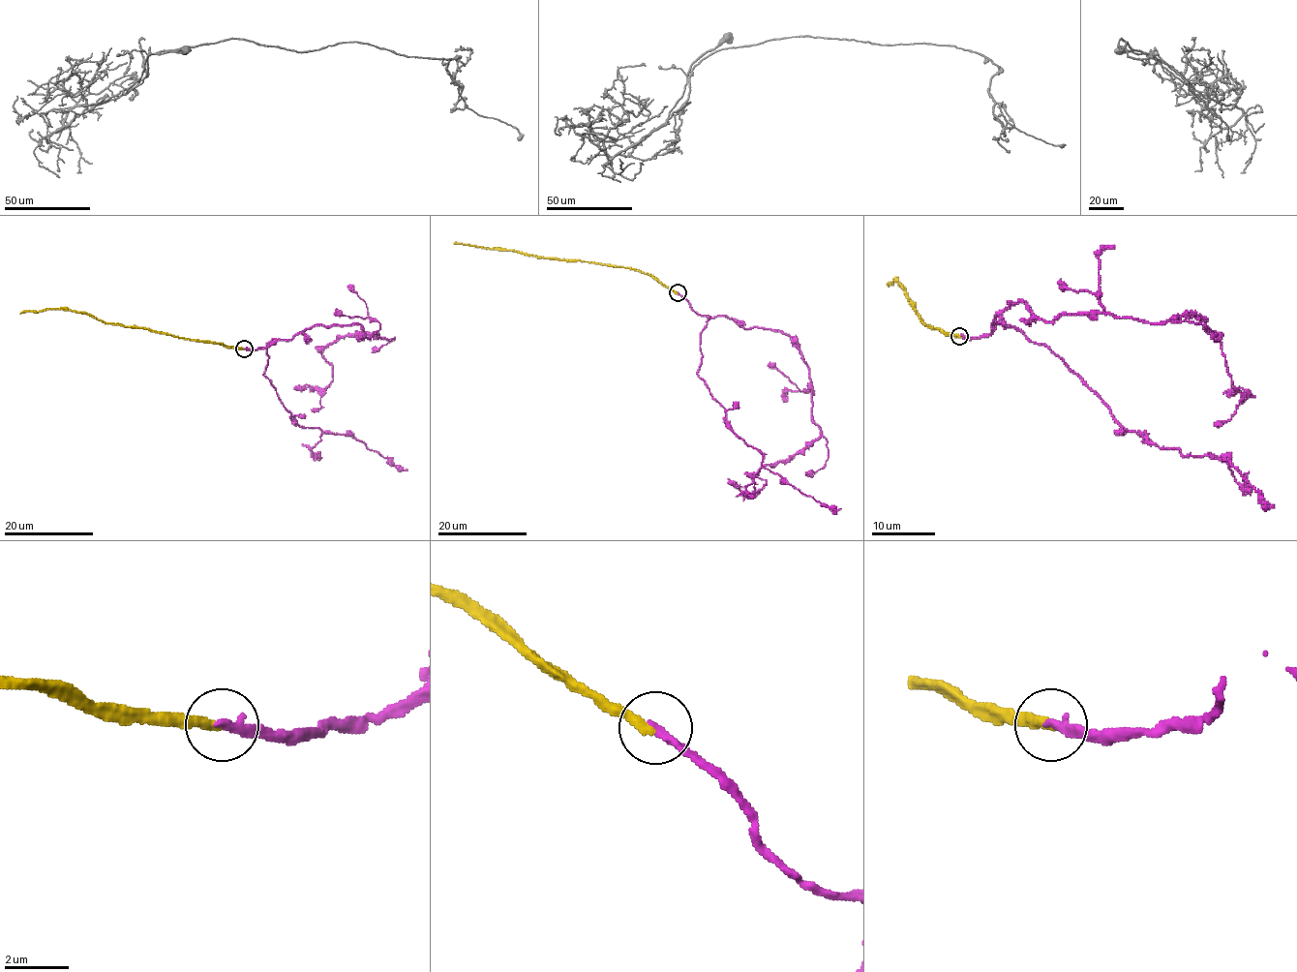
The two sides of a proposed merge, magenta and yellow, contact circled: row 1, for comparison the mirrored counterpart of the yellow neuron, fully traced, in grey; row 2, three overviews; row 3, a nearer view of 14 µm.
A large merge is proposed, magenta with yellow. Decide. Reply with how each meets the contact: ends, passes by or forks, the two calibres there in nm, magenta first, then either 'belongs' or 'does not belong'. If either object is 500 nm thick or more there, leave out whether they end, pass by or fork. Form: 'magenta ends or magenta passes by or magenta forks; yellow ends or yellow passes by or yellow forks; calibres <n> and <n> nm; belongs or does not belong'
magenta ends; yellow ends; calibres 280 and 320 nm; does not belong

